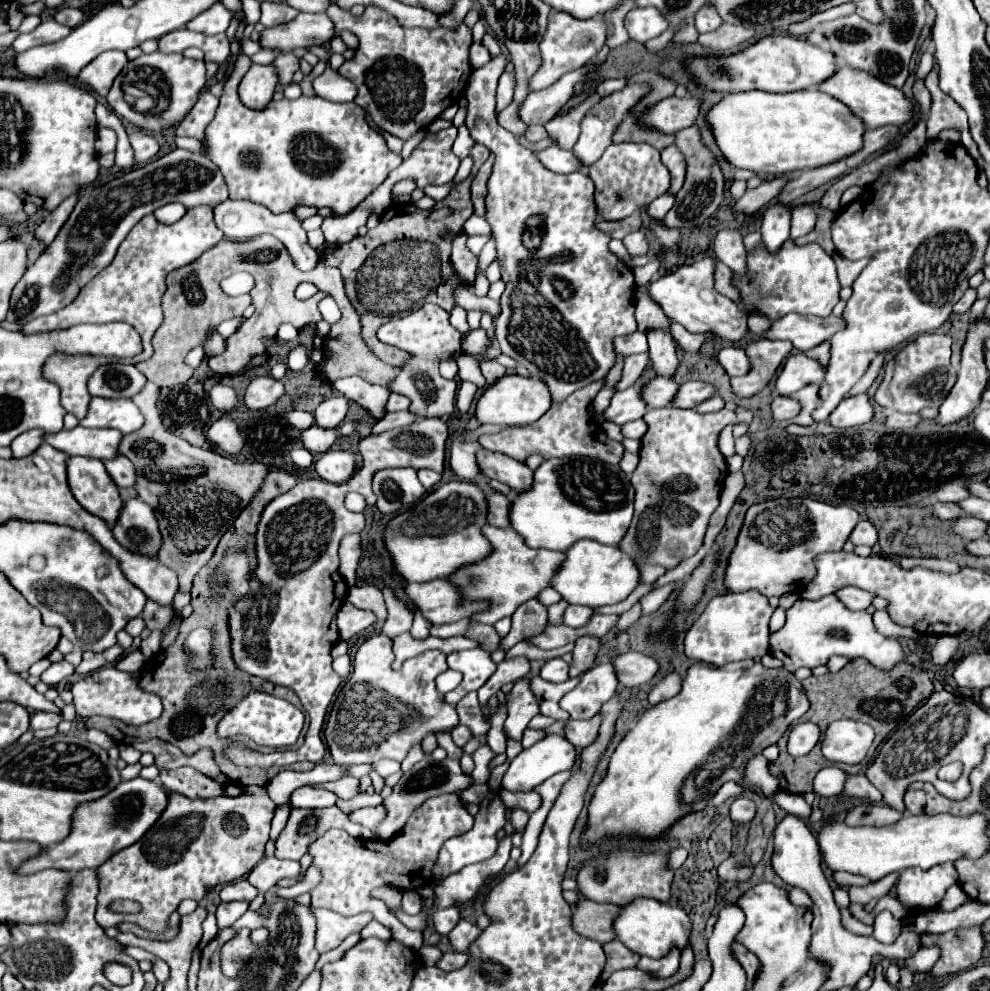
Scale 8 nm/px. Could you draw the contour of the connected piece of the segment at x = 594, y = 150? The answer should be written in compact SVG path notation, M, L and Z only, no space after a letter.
M632 84L632 86L626 86L626 88L618 90L618 92L612 92L610 96L600 98L600 102L598 102L596 106L590 108L590 112L588 112L588 114L582 118L582 122L580 122L580 126L582 126L582 134L580 134L578 142L574 144L574 150L572 150L572 152L576 154L576 158L580 160L580 166L582 166L582 168L592 166L592 164L604 154L604 150L612 144L610 138L612 138L614 128L628 116L630 108L632 108L644 94L648 94L648 86Z

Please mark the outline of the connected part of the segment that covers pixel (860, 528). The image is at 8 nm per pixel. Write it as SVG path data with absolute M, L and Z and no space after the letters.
M860 520L856 524L856 528L850 534L850 542L852 544L866 544L866 546L874 546L878 542L876 536L876 528L868 522L868 520Z

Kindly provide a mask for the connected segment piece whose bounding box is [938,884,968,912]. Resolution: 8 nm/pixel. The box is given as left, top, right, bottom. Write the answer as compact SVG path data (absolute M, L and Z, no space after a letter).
M956 884L956 886L950 886L948 890L946 890L946 896L942 898L942 902L938 904L938 908L940 910L944 910L944 912L950 912L950 910L956 910L956 908L960 908L964 902L966 902L968 898L966 898L966 894L960 890L960 886Z

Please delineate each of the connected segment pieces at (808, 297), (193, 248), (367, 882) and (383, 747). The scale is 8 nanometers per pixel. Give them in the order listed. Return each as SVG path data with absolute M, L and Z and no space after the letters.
M788 240L776 254L770 254L764 246L760 246L748 256L748 274L734 274L734 280L742 292L742 304L762 312L768 320L782 318L790 312L826 318L840 300L840 282L836 278L834 260L818 244L796 246Z
M194 206L192 210L186 210L186 214L174 222L174 224L162 224L152 214L144 216L124 238L120 244L116 258L96 276L92 278L78 294L78 298L66 306L64 310L58 310L56 314L48 314L42 320L34 320L24 324L18 332L22 334L40 334L40 332L52 332L52 330L64 330L74 324L106 324L106 322L128 322L136 330L140 330L142 338L142 354L136 358L126 360L128 364L138 364L152 356L152 336L162 324L162 306L160 298L164 294L164 278L168 272L186 266L194 262L204 250L214 246L218 240L222 240L224 234L218 230L218 226L212 220L212 208L210 206Z
M442 794L422 802L406 820L404 828L388 840L364 840L354 838L344 830L328 830L322 838L314 840L308 850L312 856L312 866L322 874L320 884L310 890L314 908L328 908L342 916L354 916L360 912L372 912L374 918L392 930L392 938L402 942L412 950L420 950L422 932L406 928L396 916L390 914L382 900L374 900L370 892L380 886L394 886L402 892L418 890L424 884L432 884L432 870L436 866L436 856L444 840L468 832L474 818L466 812L458 794Z
M386 634L364 640L356 650L352 672L344 680L324 728L336 764L374 764L382 758L402 762L410 746L418 744L428 732L446 732L458 726L454 706L444 704L434 686L434 678L448 668L444 652L422 652L404 660L398 670L392 668L392 662L392 640Z

